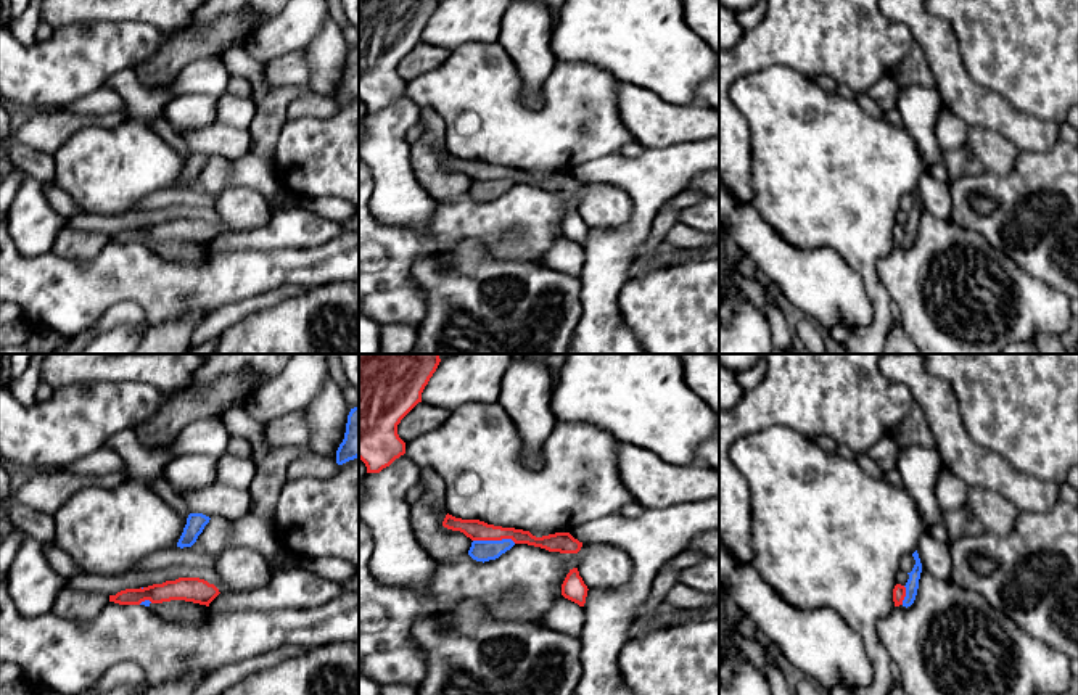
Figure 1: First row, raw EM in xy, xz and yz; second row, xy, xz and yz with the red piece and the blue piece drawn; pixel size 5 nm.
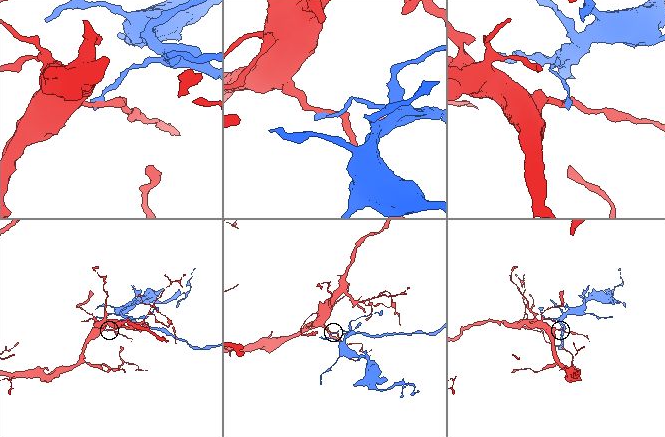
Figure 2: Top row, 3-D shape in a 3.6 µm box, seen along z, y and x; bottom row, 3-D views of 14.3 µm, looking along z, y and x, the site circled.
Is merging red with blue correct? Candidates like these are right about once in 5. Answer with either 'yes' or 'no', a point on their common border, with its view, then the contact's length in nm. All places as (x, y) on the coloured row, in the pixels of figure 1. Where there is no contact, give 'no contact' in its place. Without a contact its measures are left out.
no; meets red in xz at (494, 539); contact 220 nm long

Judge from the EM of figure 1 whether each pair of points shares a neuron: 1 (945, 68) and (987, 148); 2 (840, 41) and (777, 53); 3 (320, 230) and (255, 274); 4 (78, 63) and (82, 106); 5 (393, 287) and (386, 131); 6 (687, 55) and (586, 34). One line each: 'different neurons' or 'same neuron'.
1: different neurons
2: same neuron
3: different neurons
4: different neurons
5: different neurons
6: same neuron

